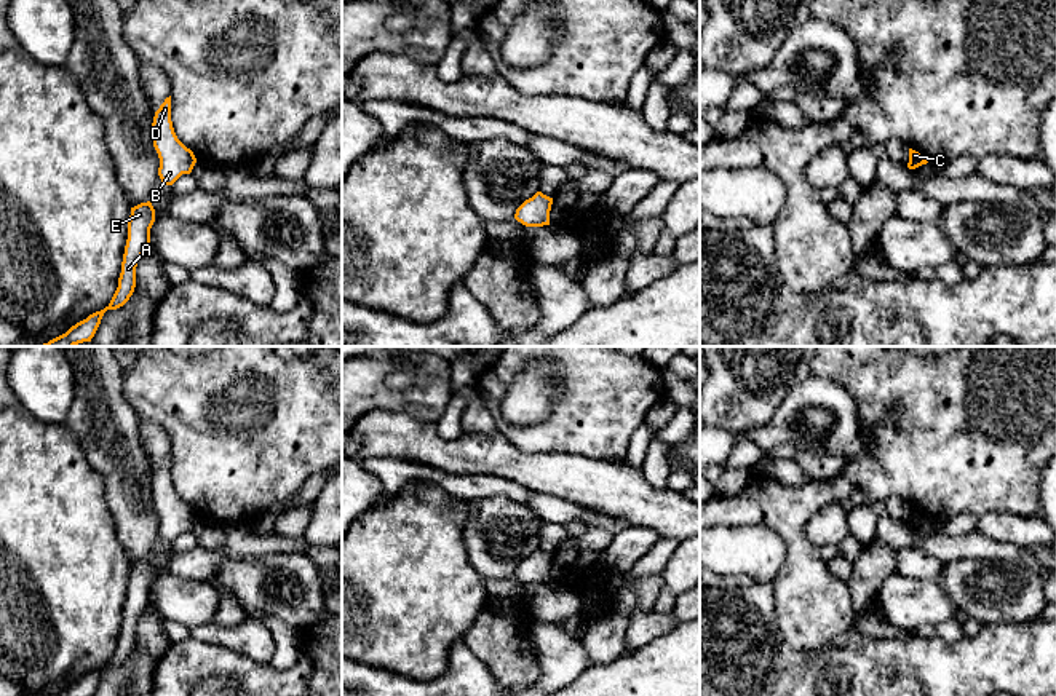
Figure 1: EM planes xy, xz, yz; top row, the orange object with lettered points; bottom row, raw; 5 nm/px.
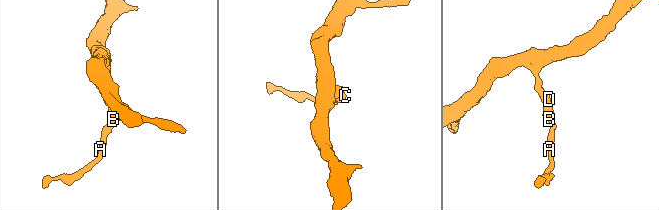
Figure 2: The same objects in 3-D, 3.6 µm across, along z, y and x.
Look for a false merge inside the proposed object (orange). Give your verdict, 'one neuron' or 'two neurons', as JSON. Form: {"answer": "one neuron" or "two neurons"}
{"answer": "one neuron"}

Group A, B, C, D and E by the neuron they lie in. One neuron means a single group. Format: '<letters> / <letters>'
A B C D E

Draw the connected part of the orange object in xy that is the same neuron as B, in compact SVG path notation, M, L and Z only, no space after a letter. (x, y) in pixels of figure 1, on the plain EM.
M171 453L155 469L152 480L153 504L160 516L158 533L173 543L182 532L190 532L197 516L176 493L171 479Z

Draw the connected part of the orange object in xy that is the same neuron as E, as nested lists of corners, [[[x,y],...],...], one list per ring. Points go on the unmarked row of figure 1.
[[[150,559],[141,560],[131,565],[131,573],[128,578],[128,597],[125,603],[121,631],[118,635],[118,645],[110,658],[110,661],[86,677],[72,683],[66,691],[56,696],[93,696],[104,670],[107,667],[117,667],[123,664],[134,650],[136,645],[136,624],[137,618],[147,608],[150,602],[150,586],[155,579],[155,567]]]

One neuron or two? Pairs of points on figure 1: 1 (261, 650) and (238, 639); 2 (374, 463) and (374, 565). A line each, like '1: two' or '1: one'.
1: one
2: two

